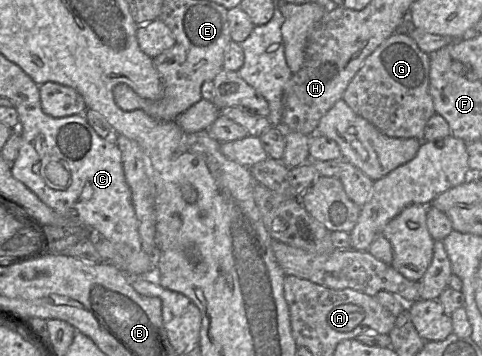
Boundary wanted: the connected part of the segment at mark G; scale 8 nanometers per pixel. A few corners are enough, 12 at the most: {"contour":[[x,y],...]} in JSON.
{"contour":[[398,30],[343,99],[385,135],[424,141],[429,54]]}

